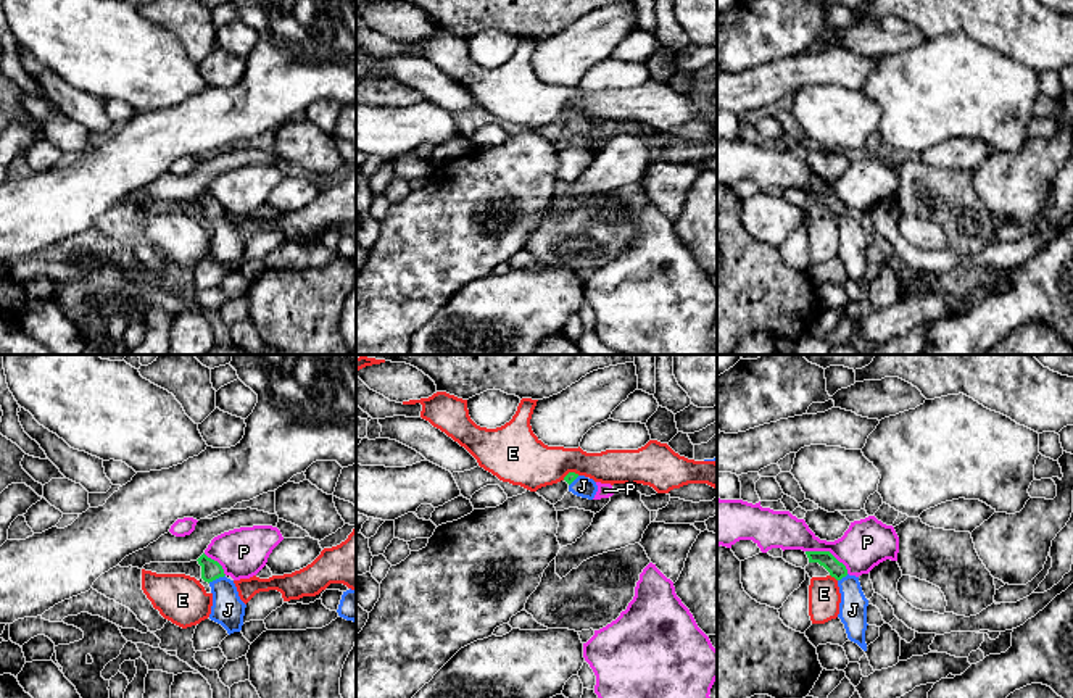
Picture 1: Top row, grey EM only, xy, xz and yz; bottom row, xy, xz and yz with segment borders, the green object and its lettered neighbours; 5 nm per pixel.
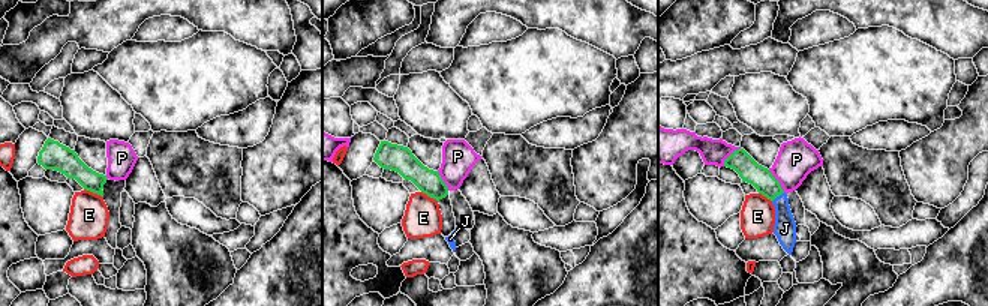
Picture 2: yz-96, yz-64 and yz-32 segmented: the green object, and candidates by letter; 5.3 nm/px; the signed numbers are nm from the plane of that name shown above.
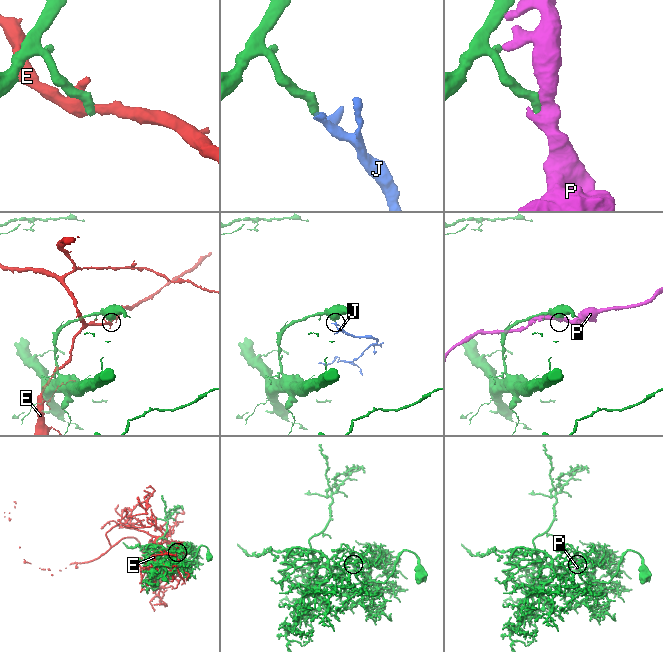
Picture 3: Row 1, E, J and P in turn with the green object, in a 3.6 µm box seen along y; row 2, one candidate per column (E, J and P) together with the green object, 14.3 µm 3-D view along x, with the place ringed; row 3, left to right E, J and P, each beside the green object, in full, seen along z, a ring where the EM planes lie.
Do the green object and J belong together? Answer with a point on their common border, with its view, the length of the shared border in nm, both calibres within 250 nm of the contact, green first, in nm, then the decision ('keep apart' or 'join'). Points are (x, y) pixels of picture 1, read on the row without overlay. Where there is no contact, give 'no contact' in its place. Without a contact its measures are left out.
meets green in xy at (216, 216); contact 100 nm long; 100 nm thick on the green side, 160 nm on the other; join

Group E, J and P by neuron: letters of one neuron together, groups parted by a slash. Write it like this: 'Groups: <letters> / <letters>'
Groups: E / J / P

